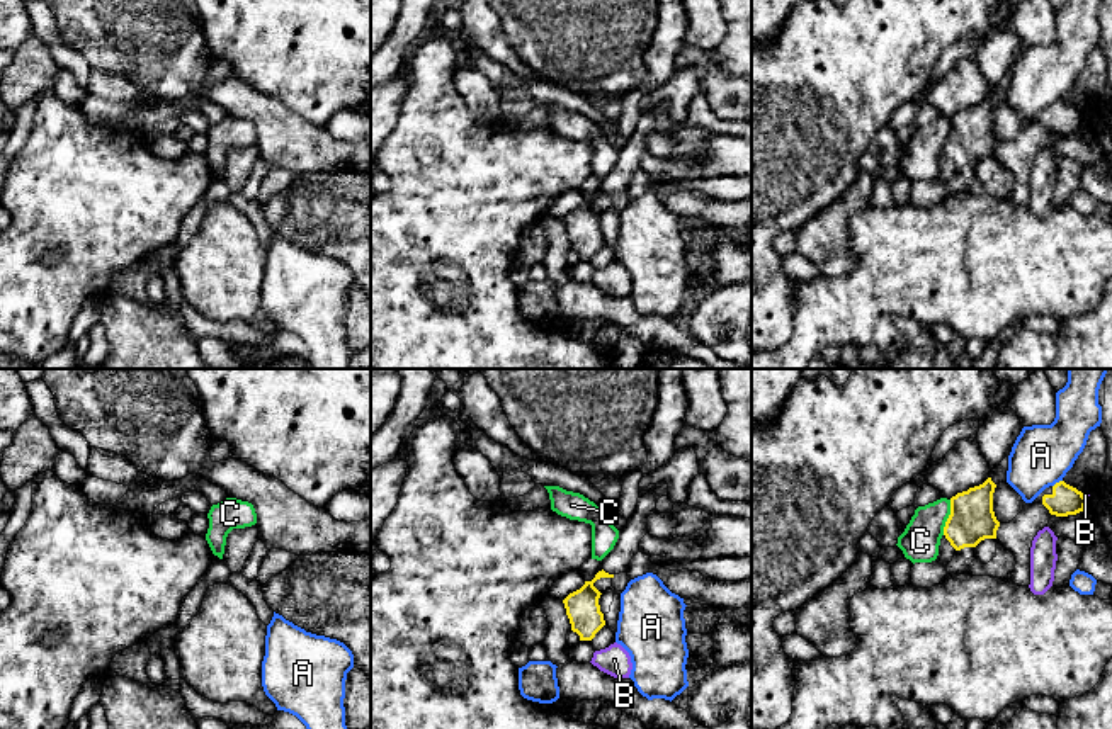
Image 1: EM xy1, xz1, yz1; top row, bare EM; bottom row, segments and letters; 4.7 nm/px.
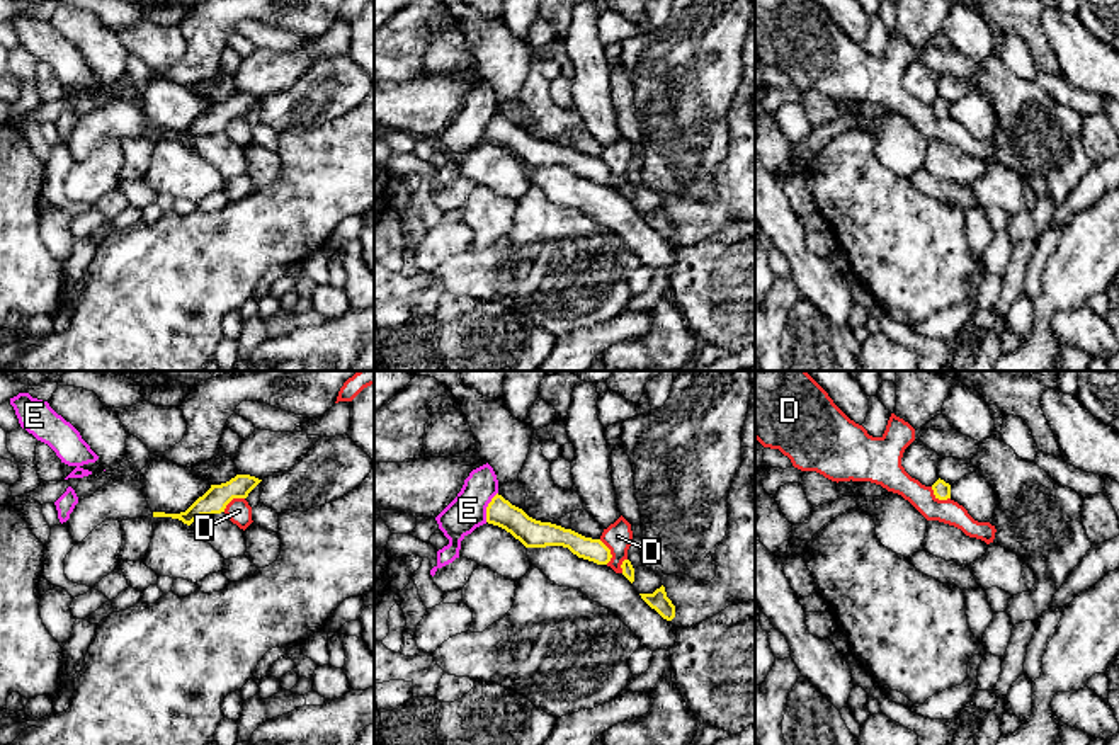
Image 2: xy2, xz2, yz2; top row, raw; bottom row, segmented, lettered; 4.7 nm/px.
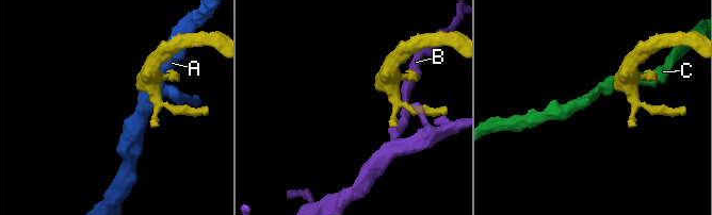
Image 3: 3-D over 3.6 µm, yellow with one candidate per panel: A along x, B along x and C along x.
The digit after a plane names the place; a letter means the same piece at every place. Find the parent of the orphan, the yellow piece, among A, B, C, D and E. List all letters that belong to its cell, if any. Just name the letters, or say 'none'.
none

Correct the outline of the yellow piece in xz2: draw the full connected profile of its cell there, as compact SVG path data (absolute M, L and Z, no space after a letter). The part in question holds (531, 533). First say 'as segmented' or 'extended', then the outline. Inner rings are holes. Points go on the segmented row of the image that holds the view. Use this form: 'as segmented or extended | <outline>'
as segmented | M498 493L486 507L486 522L505 529L525 548L563 546L578 558L597 565L607 565L612 558L611 549L600 539L585 537L551 522L536 520Z

